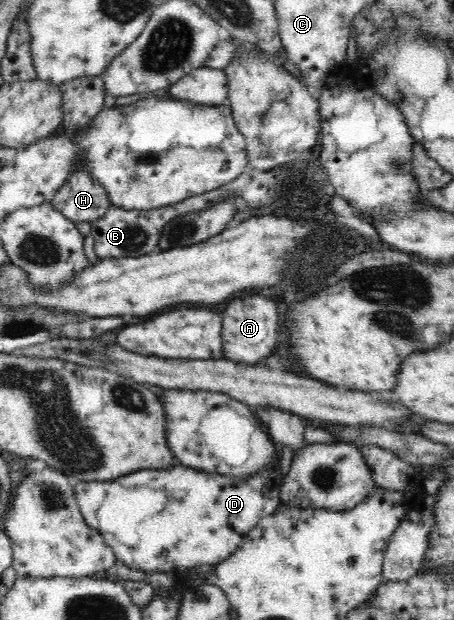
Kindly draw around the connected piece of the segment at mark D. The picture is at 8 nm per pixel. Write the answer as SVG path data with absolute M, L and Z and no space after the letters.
M276 453L275 461L271 461L263 473L251 473L251 477L227 477L195 471L178 463L169 469L143 469L133 475L119 477L117 483L123 487L147 485L151 489L161 489L166 495L166 504L151 521L139 525L139 547L125 546L111 533L100 536L111 546L116 560L133 570L175 574L201 565L216 566L243 545L243 537L259 523L261 517L275 513L280 506L279 491L284 481L280 459L281 454Z

